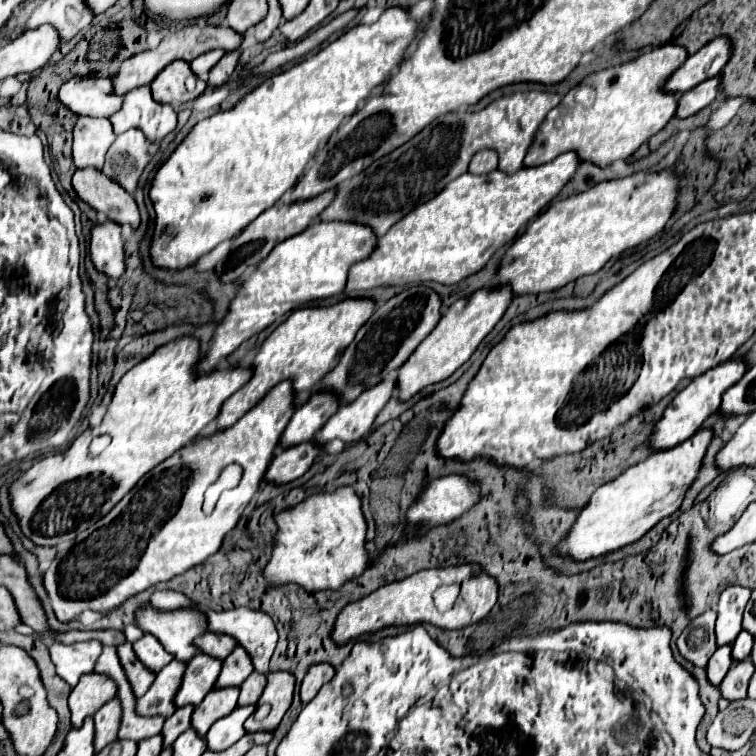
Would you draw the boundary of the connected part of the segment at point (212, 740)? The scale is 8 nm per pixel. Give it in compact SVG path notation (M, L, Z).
M242 706L242 708L234 708L234 712L228 714L226 718L220 718L206 734L208 748L220 752L236 744L246 734L244 722L254 710L256 710L254 706Z

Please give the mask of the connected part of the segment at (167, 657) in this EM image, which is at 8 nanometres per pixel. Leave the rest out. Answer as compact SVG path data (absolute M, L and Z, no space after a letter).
M144 634L132 646L134 646L136 658L152 672L160 672L168 662L174 660L174 656L170 652L166 652L164 646L158 642L158 638L152 634Z

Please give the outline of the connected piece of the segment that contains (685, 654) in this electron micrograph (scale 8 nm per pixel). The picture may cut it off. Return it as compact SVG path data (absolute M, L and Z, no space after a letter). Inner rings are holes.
M706 610L704 614L696 616L676 640L680 656L692 662L694 666L704 668L714 650L718 648L714 636L714 622L716 622L716 612Z

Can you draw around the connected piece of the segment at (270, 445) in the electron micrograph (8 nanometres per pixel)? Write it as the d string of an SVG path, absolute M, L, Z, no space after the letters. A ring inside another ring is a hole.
M282 382L232 428L184 446L144 474L144 478L138 480L138 484L104 518L86 530L86 536L76 538L72 546L70 540L60 544L56 560L42 574L56 618L68 624L88 608L94 612L110 612L122 606L130 596L156 586L158 582L172 580L216 554L224 536L234 528L242 510L258 492L274 450L278 448L280 434L292 414L292 384ZM228 464L242 466L242 480L236 488L224 492L214 514L206 516L202 512L204 492Z

